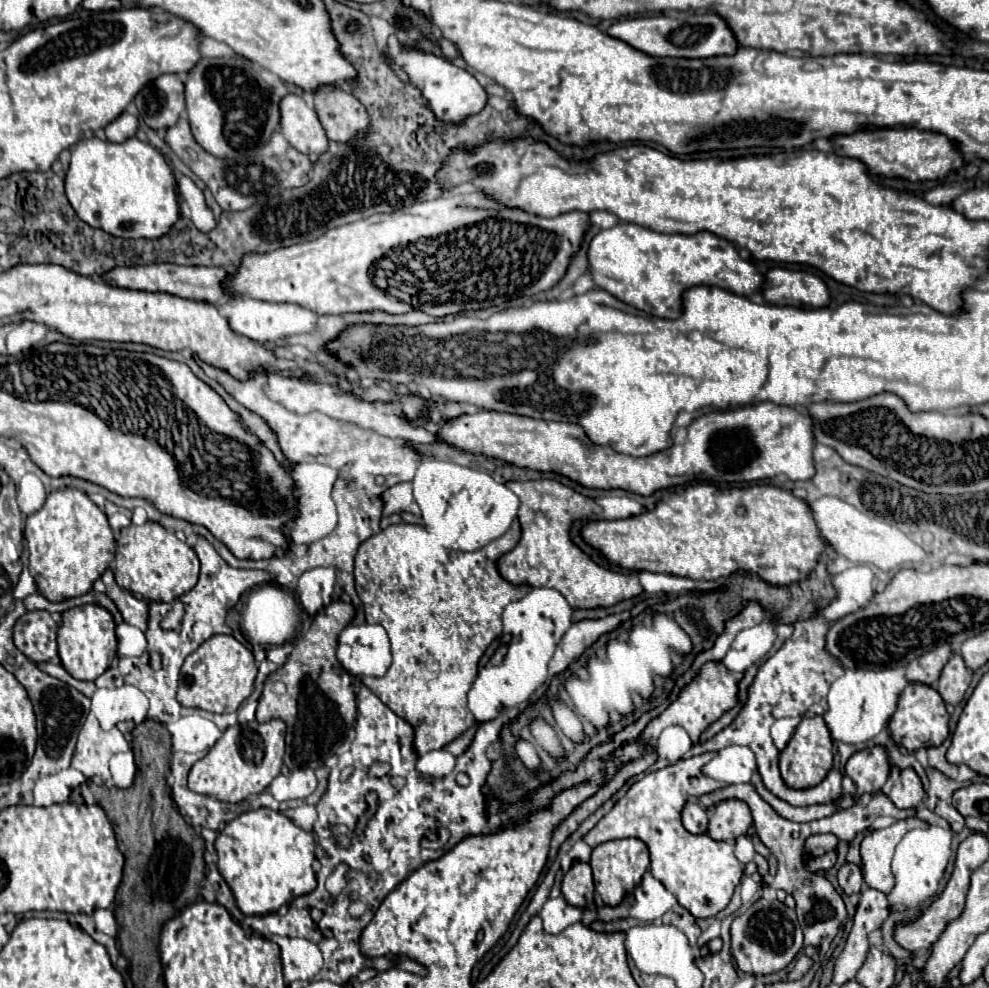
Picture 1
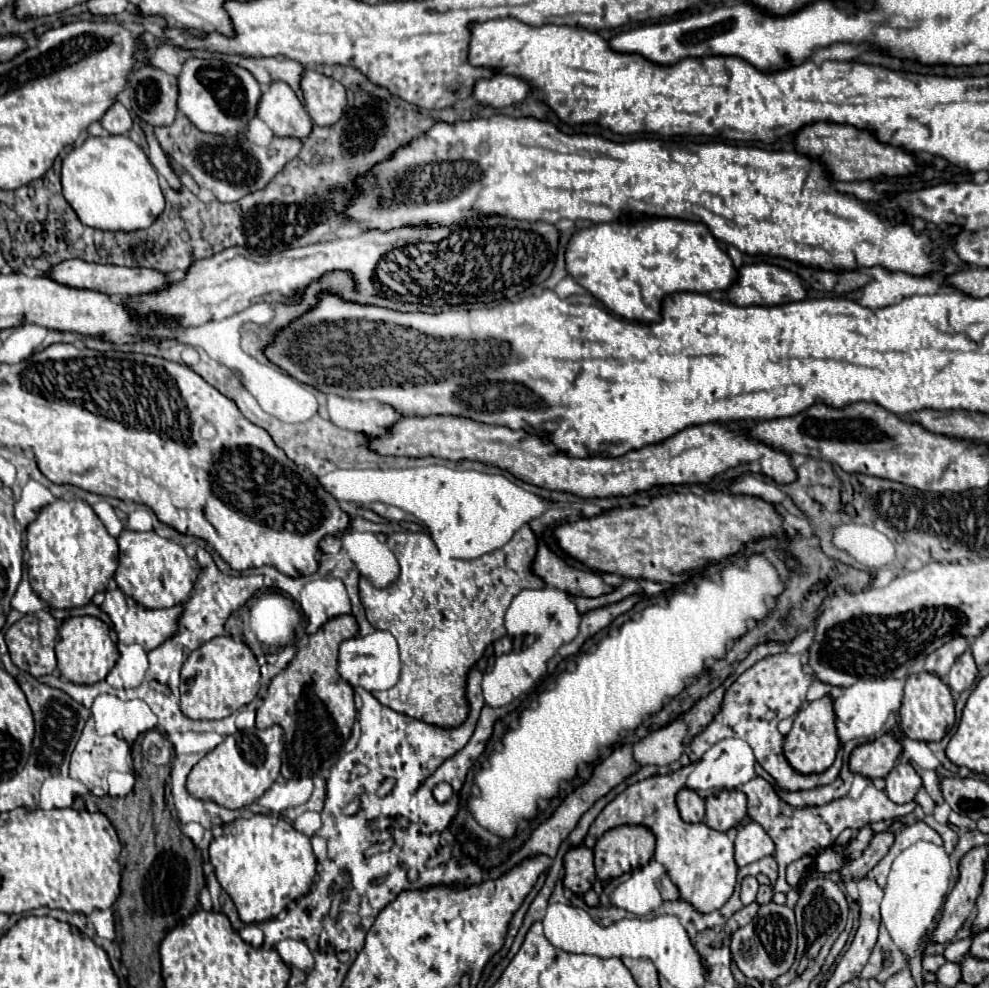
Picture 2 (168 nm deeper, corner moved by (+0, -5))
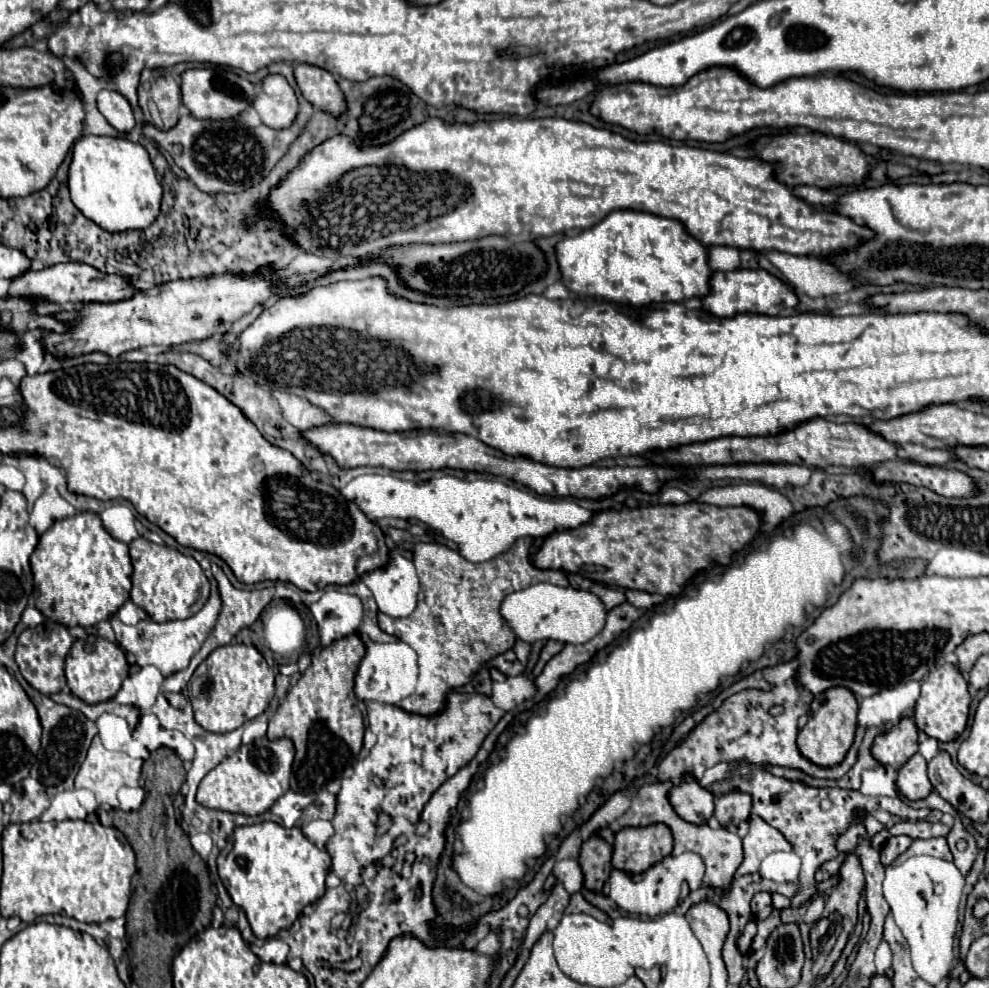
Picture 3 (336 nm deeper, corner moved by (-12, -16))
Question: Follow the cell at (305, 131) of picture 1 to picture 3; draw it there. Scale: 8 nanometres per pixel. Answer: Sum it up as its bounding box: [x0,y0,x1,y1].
[253,74,299,128]

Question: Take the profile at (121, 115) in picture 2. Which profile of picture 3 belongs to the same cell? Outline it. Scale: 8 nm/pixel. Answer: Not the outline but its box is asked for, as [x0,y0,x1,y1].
[97,90,137,136]

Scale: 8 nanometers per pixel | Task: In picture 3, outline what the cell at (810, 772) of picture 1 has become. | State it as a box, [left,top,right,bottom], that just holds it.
[797,686,857,768]

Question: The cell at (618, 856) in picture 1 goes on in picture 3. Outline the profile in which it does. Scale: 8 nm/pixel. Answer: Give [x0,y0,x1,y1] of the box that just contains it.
[613,824,673,874]

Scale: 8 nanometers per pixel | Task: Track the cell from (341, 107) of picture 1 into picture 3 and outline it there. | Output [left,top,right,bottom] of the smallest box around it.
[295,64,347,116]

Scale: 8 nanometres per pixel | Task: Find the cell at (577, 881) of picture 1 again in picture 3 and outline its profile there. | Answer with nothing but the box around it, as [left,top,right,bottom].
[579,836,611,892]

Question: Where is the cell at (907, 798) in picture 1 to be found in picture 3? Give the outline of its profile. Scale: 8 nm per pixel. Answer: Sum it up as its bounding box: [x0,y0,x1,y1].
[897,754,931,800]

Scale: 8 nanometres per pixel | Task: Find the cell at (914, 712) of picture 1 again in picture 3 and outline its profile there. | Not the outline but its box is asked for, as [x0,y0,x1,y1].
[915,664,971,742]

